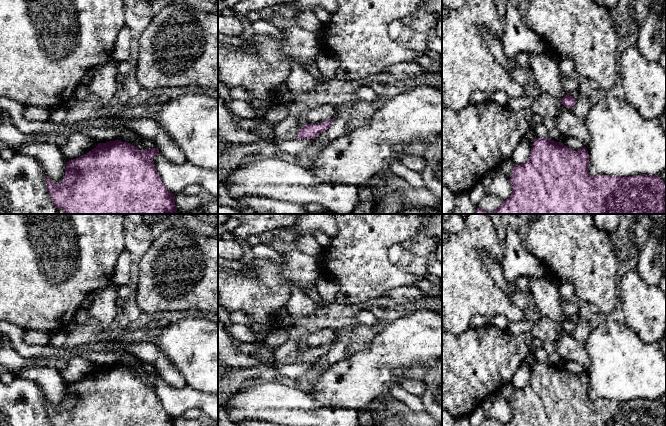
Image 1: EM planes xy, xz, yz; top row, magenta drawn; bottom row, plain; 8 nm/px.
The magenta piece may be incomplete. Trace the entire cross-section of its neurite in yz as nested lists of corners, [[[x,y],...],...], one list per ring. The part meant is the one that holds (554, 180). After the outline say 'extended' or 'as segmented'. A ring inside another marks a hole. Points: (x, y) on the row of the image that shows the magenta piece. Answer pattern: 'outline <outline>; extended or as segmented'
outline [[[548,137],[536,138],[529,159],[523,164],[515,165],[512,170],[511,196],[497,210],[489,212],[477,207],[475,214],[666,214],[666,182],[658,175],[591,176],[588,166],[589,155],[586,147],[574,151],[562,142]]]; as segmented

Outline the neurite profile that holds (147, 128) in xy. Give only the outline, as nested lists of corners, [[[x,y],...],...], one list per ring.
[[[140,117],[135,119],[122,119],[122,122],[113,127],[122,126],[133,130],[141,137],[156,143],[159,152],[174,164],[184,164],[187,159],[178,145],[159,127],[154,119]]]

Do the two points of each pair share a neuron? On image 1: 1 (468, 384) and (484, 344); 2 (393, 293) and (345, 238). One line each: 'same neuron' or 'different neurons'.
1: same neuron
2: different neurons

